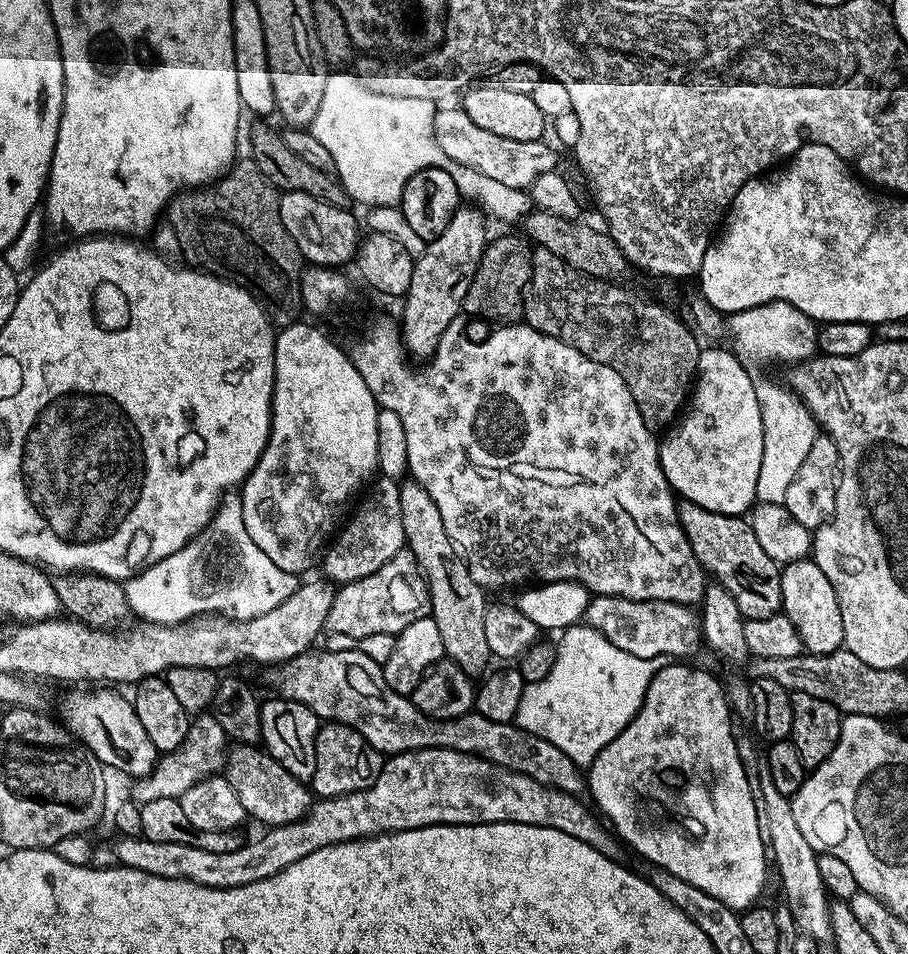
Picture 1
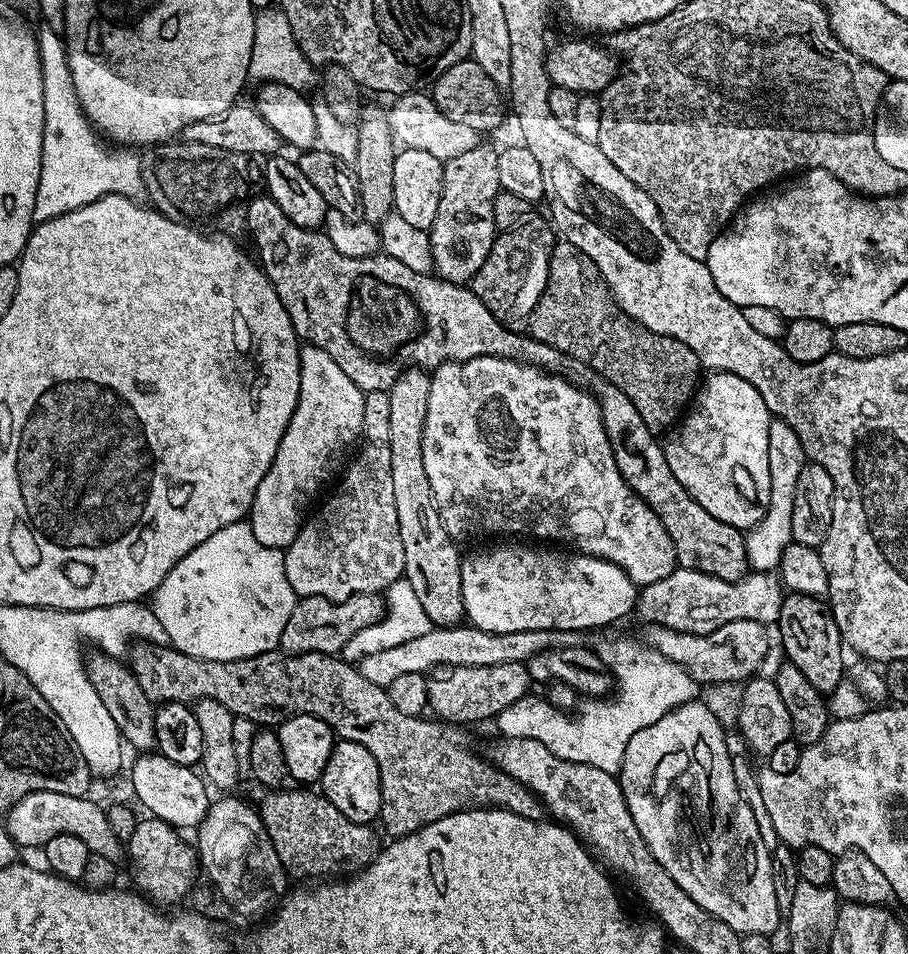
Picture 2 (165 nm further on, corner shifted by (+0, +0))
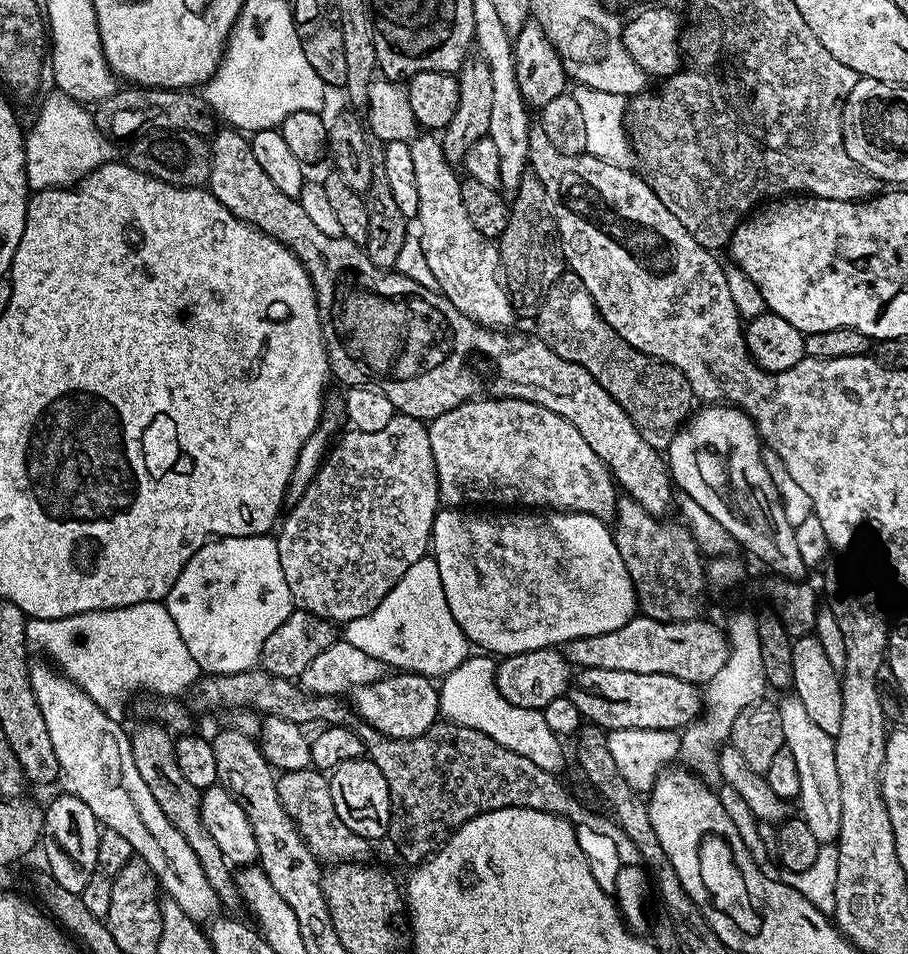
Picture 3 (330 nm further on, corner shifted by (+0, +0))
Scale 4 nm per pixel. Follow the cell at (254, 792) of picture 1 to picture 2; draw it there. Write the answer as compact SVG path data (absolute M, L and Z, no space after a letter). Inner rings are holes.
M288 786L283 790L272 790L261 804L258 804L260 821L266 826L266 834L270 834L270 842L274 842L274 850L278 850L278 858L289 877L300 882L320 882L325 878L347 878L362 871L380 853L382 840L376 837L372 824L350 822L338 806L334 806L319 791L309 790L304 786Z

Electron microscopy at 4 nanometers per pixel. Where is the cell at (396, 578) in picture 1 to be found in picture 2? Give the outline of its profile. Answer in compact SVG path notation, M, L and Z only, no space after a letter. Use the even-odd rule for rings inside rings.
M367 592L351 596L345 600L327 600L321 596L306 596L297 599L290 618L286 618L286 630L282 630L280 648L289 654L297 652L343 653L343 648L353 643L358 630L374 626L383 618L386 611L386 600L383 595Z

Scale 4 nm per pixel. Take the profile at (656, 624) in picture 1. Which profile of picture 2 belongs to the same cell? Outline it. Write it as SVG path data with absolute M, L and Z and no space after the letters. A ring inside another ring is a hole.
M677 567L666 578L643 585L637 593L635 615L645 625L665 625L679 633L710 634L730 621L757 621L765 626L777 623L784 590L777 577L750 572L740 580L714 578L700 571Z

